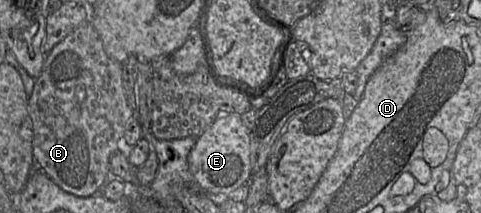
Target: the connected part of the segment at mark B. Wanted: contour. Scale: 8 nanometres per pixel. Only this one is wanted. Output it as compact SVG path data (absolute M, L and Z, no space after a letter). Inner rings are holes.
M90 19L83 21L72 33L54 46L46 55L41 75L35 79L33 92L28 96L28 113L33 124L33 157L36 164L35 169L41 169L54 183L64 191L78 197L90 197L96 194L103 185L106 176L110 172L110 156L118 151L119 140L123 138L124 132L130 120L135 117L126 99L122 82L122 64L111 59L104 50L102 41L92 25Z

